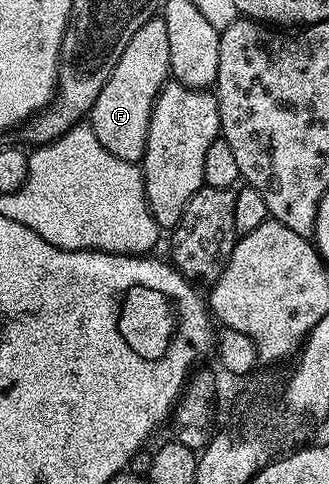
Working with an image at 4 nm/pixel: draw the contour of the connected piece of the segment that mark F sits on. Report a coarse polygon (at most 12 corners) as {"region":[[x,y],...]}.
{"region":[[167,26],[135,30],[87,117],[115,158],[145,159],[170,79]]}

